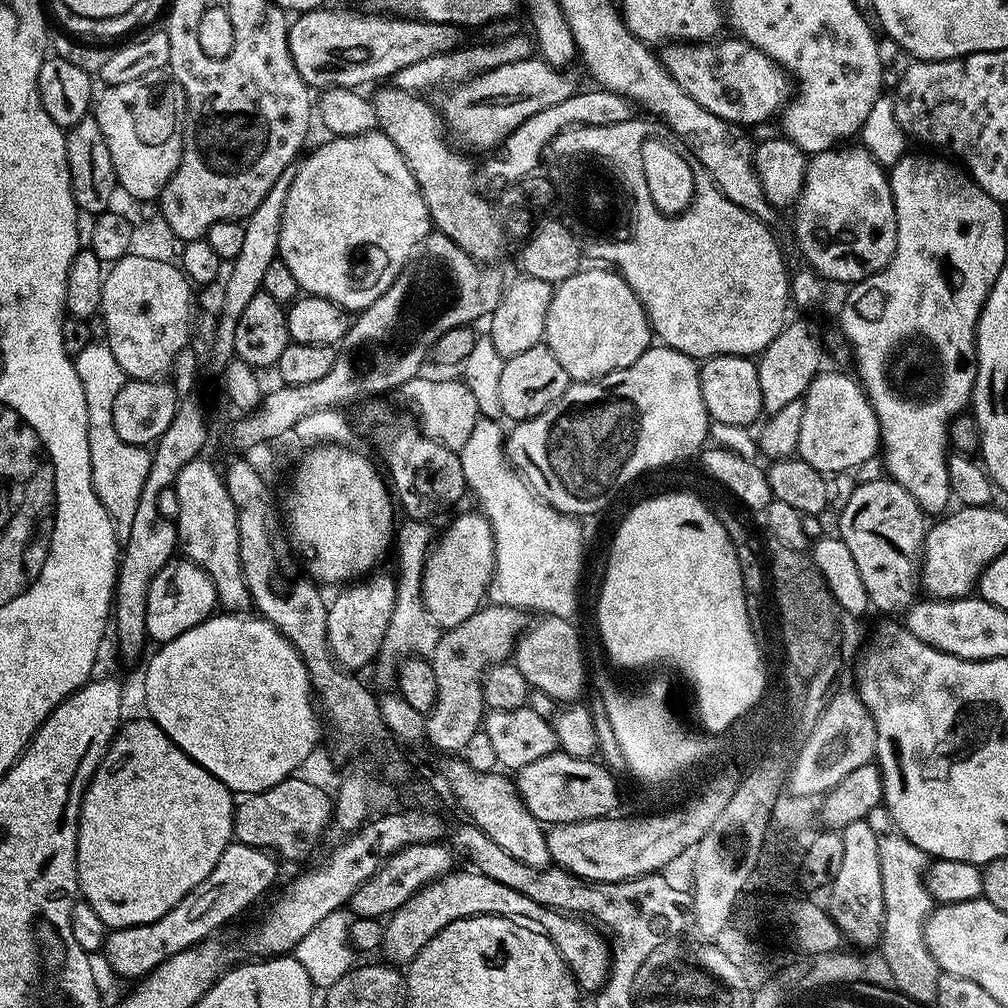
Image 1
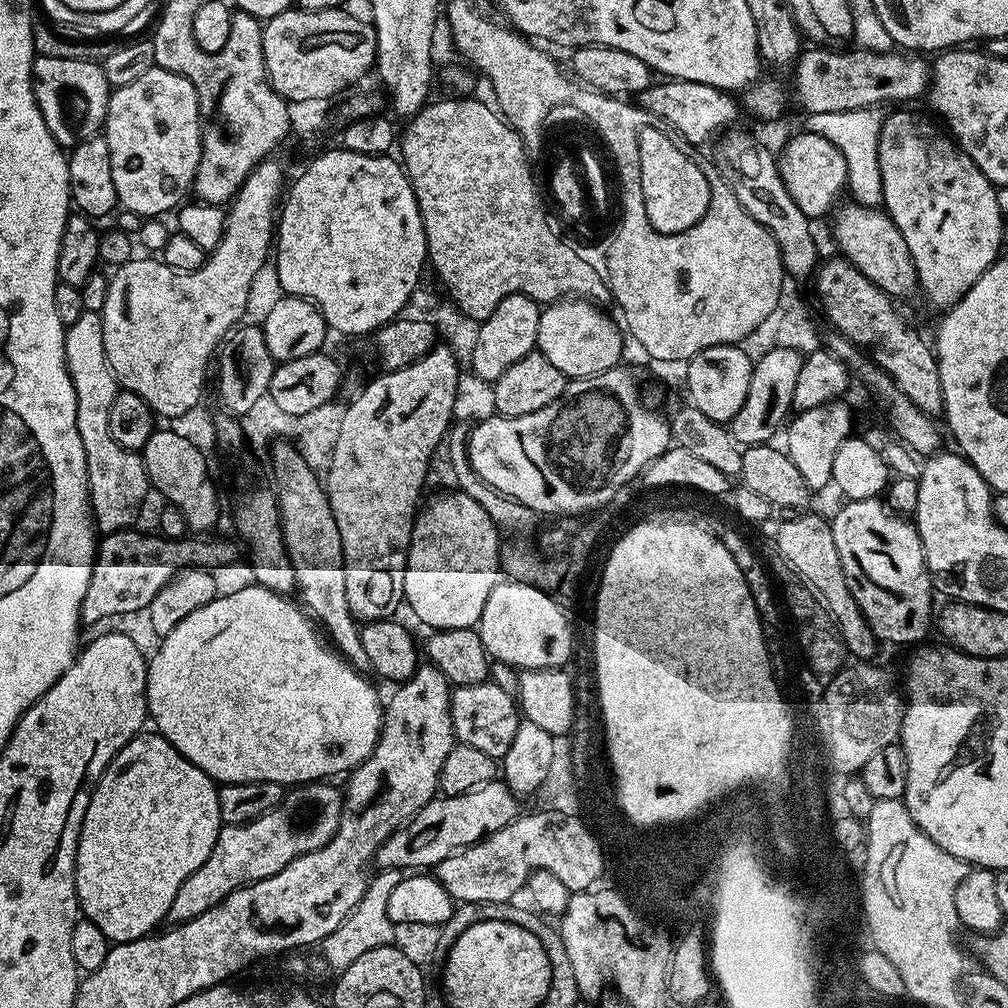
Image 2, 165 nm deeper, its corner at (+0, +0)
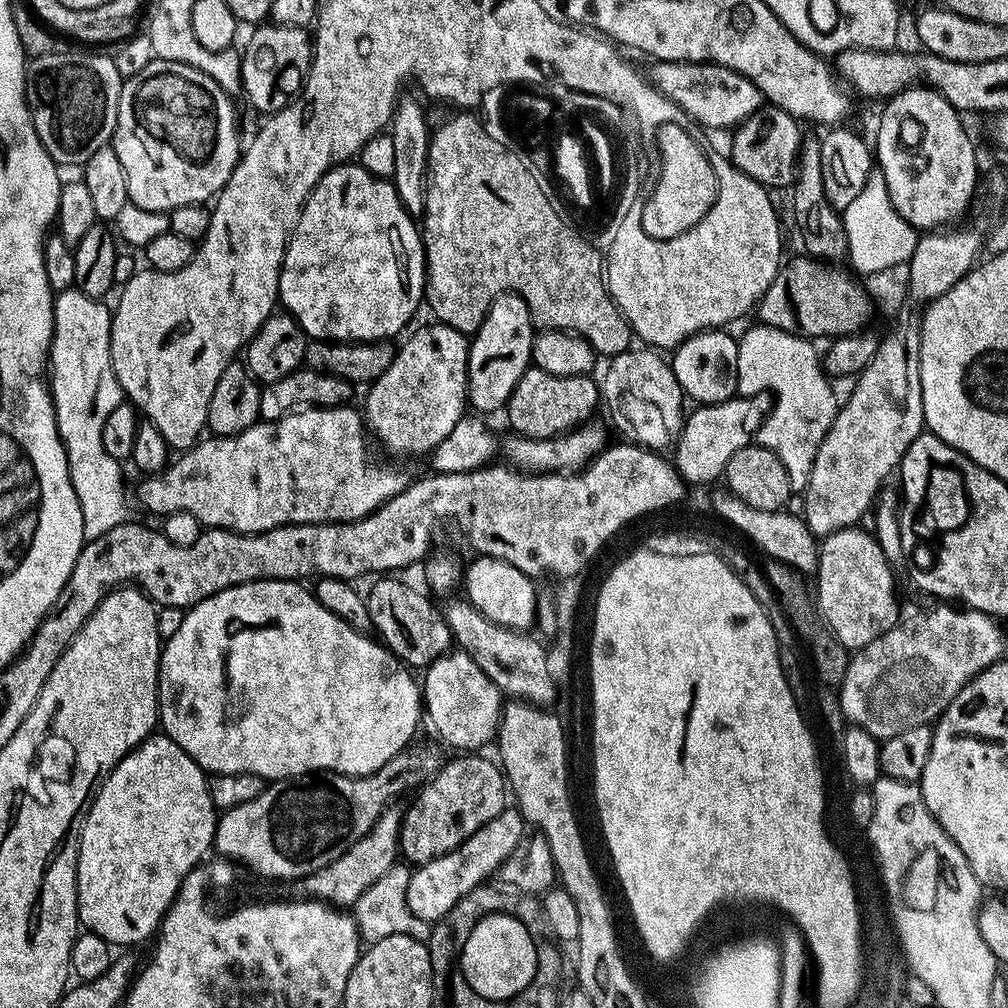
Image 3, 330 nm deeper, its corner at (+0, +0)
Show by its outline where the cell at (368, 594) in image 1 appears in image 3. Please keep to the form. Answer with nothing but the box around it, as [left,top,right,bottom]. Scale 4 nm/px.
[362,322,469,456]

